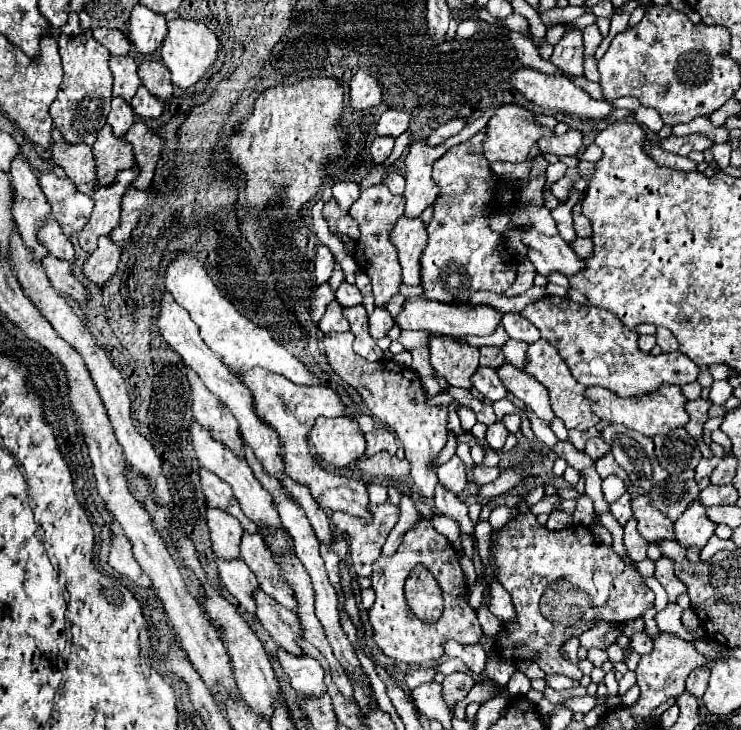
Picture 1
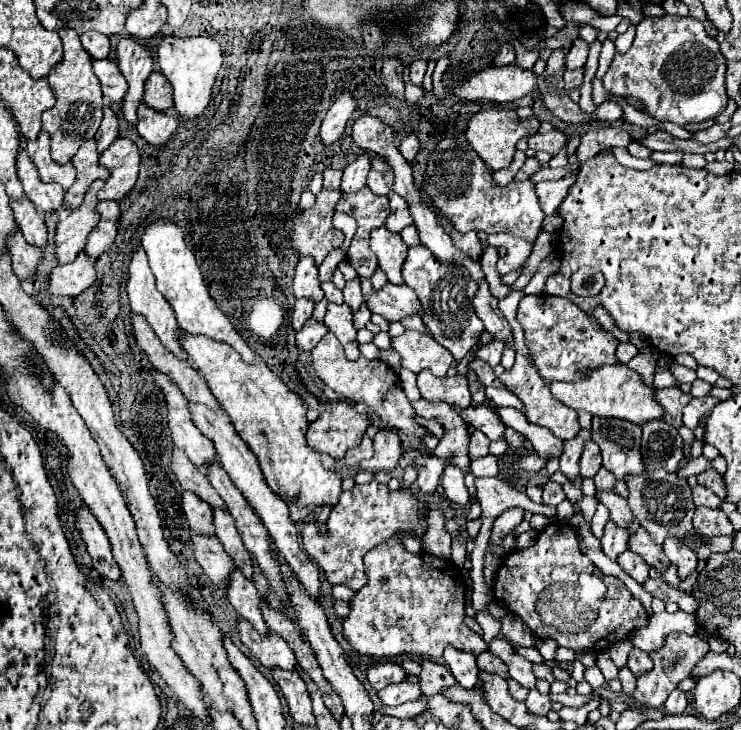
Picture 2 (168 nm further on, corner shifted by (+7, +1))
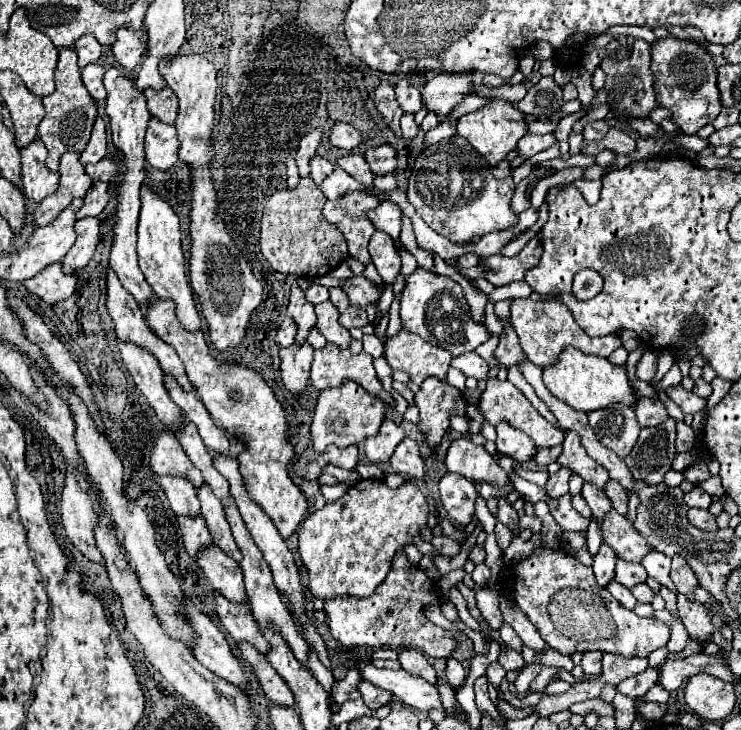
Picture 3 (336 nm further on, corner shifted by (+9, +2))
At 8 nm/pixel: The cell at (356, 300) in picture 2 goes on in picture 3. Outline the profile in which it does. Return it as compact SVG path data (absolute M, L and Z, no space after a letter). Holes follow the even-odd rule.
M331 287L329 289L329 293L331 293L331 303L343 313L343 311L347 311L347 307L349 307L349 297L347 297L347 293L343 291L343 289L339 289L339 287Z

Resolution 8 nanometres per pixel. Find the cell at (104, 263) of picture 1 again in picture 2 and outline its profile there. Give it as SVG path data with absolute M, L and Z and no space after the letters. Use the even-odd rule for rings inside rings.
M81 252L77 260L55 266L51 270L51 278L47 282L47 290L51 296L79 296L95 282L95 262Z

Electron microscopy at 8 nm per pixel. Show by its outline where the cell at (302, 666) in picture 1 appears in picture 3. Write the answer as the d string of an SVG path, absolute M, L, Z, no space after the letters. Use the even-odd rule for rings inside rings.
M215 593L217 599L217 615L219 621L223 625L223 629L237 641L247 641L251 643L257 651L267 653L269 651L269 641L263 637L253 611L249 605L239 605L239 603L231 603L227 601L223 595Z

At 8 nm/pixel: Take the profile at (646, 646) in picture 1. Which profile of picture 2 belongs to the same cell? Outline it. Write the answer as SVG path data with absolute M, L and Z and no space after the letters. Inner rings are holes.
M633 648L633 652L629 654L627 668L633 672L633 676L641 676L643 672L649 672L651 670L651 658L649 658L649 654L645 654L639 648Z

